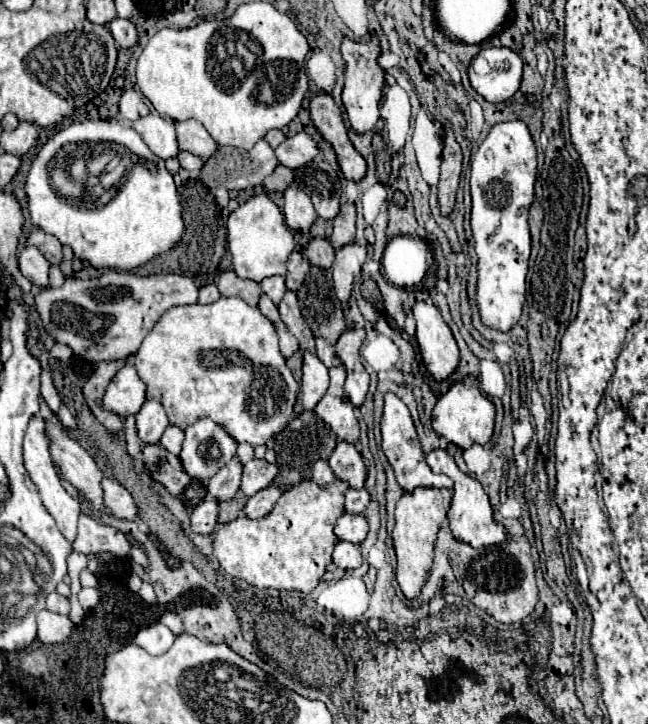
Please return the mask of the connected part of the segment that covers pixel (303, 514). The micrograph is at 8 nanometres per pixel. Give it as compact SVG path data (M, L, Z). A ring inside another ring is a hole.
M311 478L301 480L281 494L267 516L253 520L241 514L227 524L219 524L213 540L213 554L227 574L251 586L309 594L331 564L331 554L339 540L333 528L337 518L345 514L347 490L349 484L339 478L325 486L319 486Z

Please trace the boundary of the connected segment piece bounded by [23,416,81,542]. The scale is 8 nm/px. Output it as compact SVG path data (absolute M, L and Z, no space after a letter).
M33 416L33 418L29 420L27 434L25 434L25 440L23 440L23 460L25 460L25 468L27 468L29 476L31 476L31 480L35 482L35 486L37 486L41 498L43 498L43 504L47 506L47 512L55 518L61 534L63 534L69 542L73 542L73 540L77 538L77 518L79 518L79 514L81 514L81 506L79 506L79 502L77 502L73 496L69 496L69 492L61 486L59 476L57 476L55 470L53 470L53 460L51 460L51 454L49 454L49 438L47 438L47 434L45 434L45 422L43 422L43 418L39 418L39 416Z

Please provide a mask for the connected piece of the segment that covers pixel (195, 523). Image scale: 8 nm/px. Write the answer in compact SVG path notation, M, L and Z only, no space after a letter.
M205 498L191 514L191 528L199 534L211 534L217 526L219 502L215 498Z

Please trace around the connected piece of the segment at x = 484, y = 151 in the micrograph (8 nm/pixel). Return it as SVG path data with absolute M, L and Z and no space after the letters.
M521 120L501 122L491 128L487 138L479 144L471 158L471 230L475 238L475 252L479 256L479 284L477 284L477 304L481 318L487 326L497 330L511 330L521 316L525 304L525 278L531 254L531 234L529 234L529 208L535 200L535 180L537 180L537 150L529 134L529 128Z

